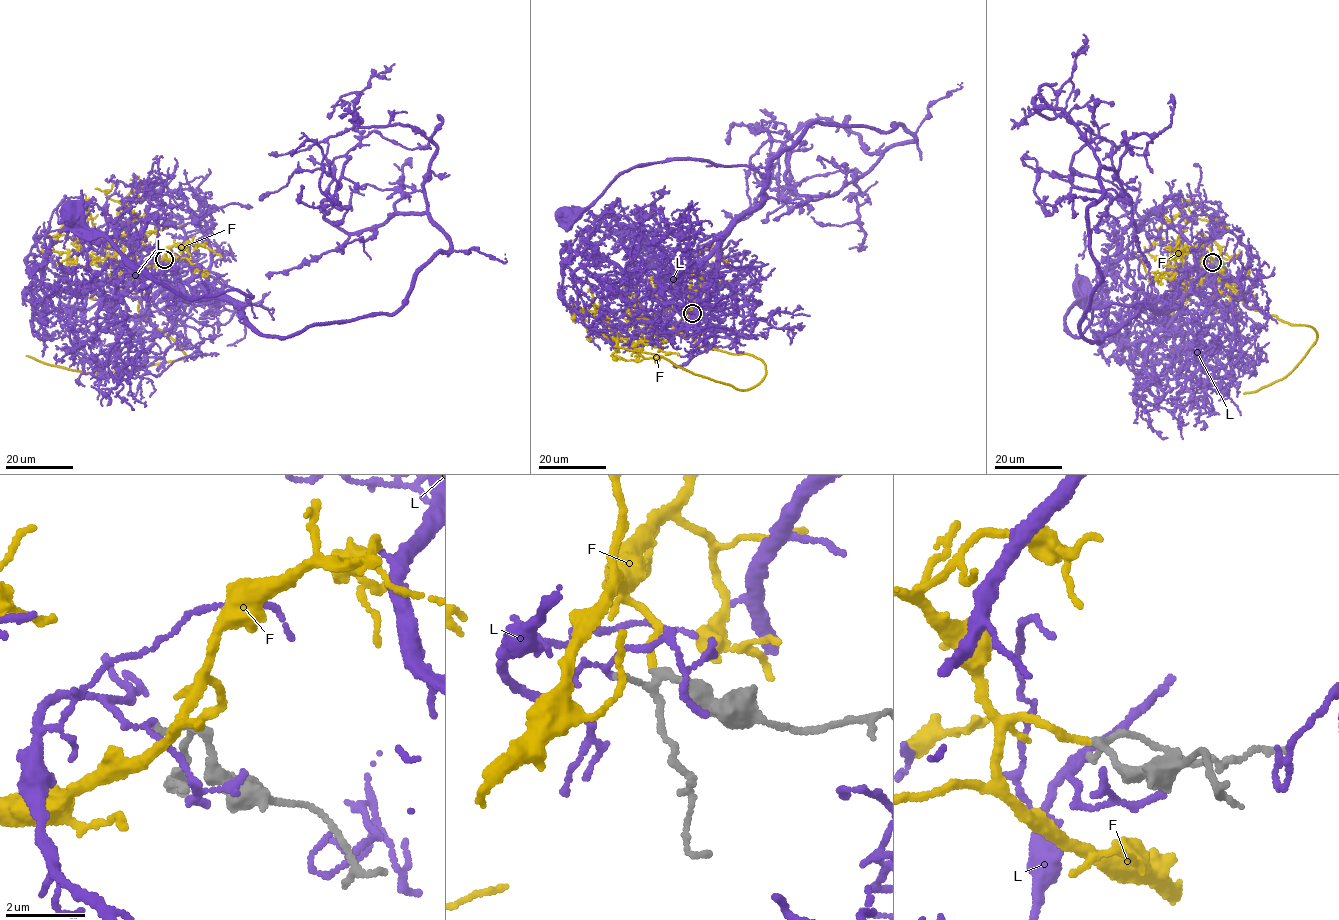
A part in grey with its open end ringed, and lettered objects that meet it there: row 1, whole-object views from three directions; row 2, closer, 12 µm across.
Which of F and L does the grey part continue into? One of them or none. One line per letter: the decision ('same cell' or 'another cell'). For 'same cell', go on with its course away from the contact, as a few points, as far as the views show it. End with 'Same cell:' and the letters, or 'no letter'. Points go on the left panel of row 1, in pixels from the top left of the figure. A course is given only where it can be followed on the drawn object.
F: same cell; course (164, 259), (166, 255), (132, 275), (138, 309), (180, 345), (186, 356), (182, 360), (89, 373), (27, 355)
L: another cell
Same cell: F

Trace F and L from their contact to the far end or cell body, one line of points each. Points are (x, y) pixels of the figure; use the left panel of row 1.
F: (164, 259), (166, 255), (132, 275), (138, 309), (180, 345), (186, 356), (182, 360), (89, 373), (27, 355)
L: (160, 259), (151, 258), (161, 288), (241, 305), (254, 296), (180, 296), (71, 214)

